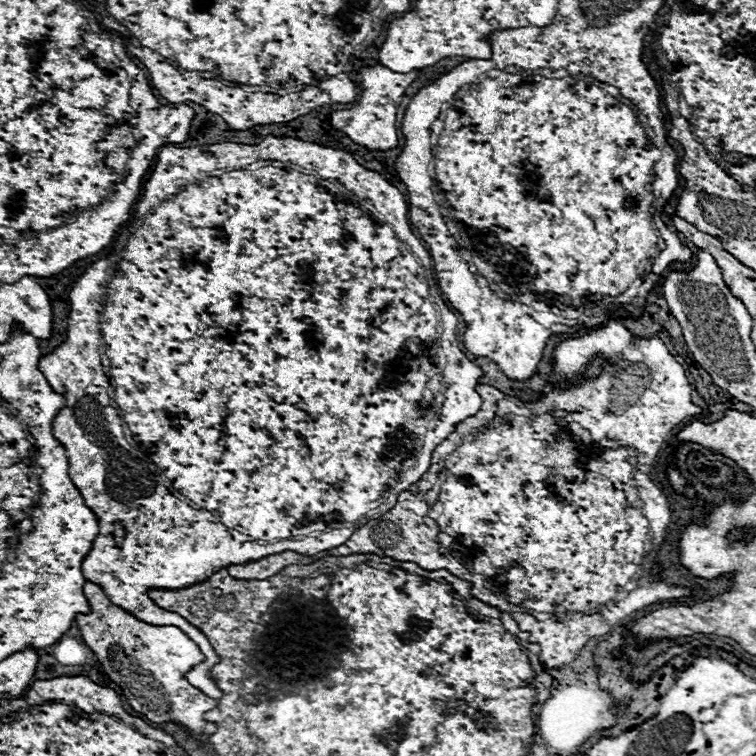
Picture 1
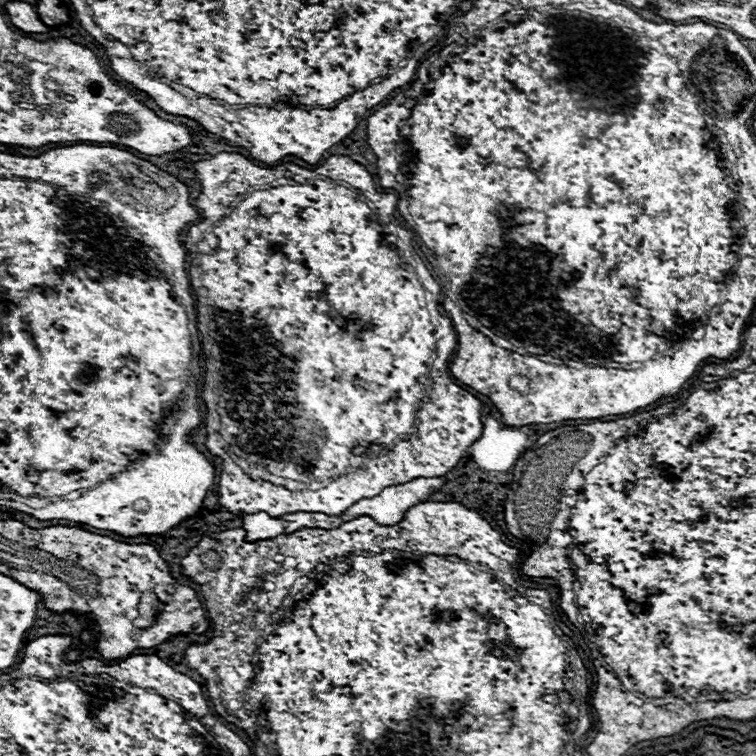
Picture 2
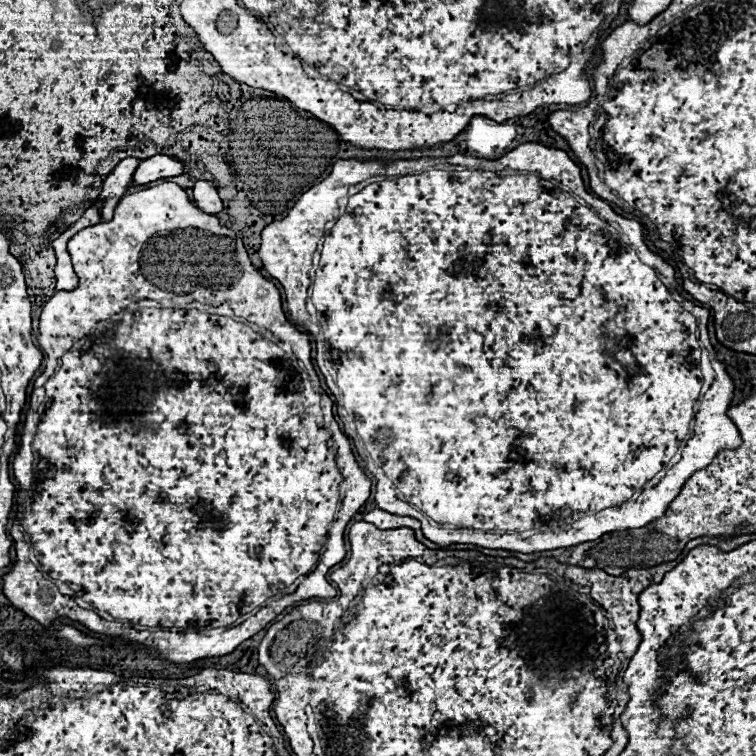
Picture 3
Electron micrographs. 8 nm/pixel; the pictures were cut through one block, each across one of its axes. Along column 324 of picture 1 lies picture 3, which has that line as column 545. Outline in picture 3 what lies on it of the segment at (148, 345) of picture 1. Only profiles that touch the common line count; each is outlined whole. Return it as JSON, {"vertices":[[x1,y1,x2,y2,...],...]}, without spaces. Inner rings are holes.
{"vertices":[[526,142,526,144,520,144,520,146,518,146,518,148,514,148,514,150,510,150,510,152,508,152,508,154,504,154,504,156,502,156,502,158,498,158,498,160,484,160,484,158,472,158,472,156,462,156,462,154,456,154,456,156,436,156,436,158,434,158,434,156,422,156,422,158,416,158,416,160,394,160,394,162,382,162,382,160,368,160,368,162,360,162,360,160,338,160,338,162,336,162,336,164,334,164,334,168,332,168,332,172,330,172,330,176,328,176,328,178,326,178,326,180,322,180,322,182,320,182,320,184,316,184,316,186,312,186,312,188,310,188,310,190,308,190,308,192,304,192,304,194,302,194,302,196,300,196,300,200,298,200,298,202,296,202,296,204,294,204,294,208,292,208,292,210,290,210,290,212,288,212,288,216,286,216,286,218,284,218,284,220,274,220,274,222,272,222,272,224,268,224,268,226,266,226,266,228,264,228,264,230,262,230,262,234,260,234,260,236,262,236,262,242,260,242,260,250,258,250,258,254,260,254,260,258,262,258,262,262,264,262,264,268,266,268,266,270,268,270,268,274,270,274,270,276,272,276,272,278,276,278,276,280,278,280,278,282,280,282,280,284,282,284,282,288,284,288,284,294,286,294,286,304,287,304,287,307,288,307,288,311,289,311,289,314,290,314,290,315,289,315,289,319,290,319,290,321,291,321,291,322,293,322,293,324,294,324,294,325,296,325,296,326,298,326,298,327,301,327,301,328,303,328,303,329,305,329,305,330,306,330,306,331,307,331,307,332,308,332,308,333,309,333,309,334,310,334,310,335,311,335,311,336,314,336,314,337,315,337,315,336,316,336,316,335,317,335,317,334,318,334,318,333,319,333,319,332,322,332,322,342,320,342,320,340,318,340,318,350,320,350,320,348,324,348,324,358,326,358,326,360,328,360,328,362,330,362,330,364,332,364,332,368,334,368,334,370,336,370,336,378,334,378,334,377,333,377,333,375,332,375,332,373,331,373,331,372,330,372,330,371,329,371,329,369,328,369,328,368,327,368,327,367,326,367,326,366,325,366,325,365,323,365,323,366,319,366,319,365,318,365,318,367,319,367,319,371,320,371,320,372,321,372,321,373,322,373,322,374,323,374,323,376,324,376,324,378,325,378,325,381,326,381,326,384,327,384,327,386,328,386,328,387,329,387,329,389,330,389,330,391,331,391,331,392,332,392,332,394,333,394,333,395,337,395,337,394,338,394,338,390,340,390,340,394,342,394,342,408,344,408,344,410,346,410,346,412,348,412,348,418,352,418,352,420,354,420,354,422,358,422,358,436,360,436,360,440,362,440,362,442,364,442,364,448,366,448,366,450,368,450,368,454,370,454,370,458,374,458,374,460,378,460,378,458,380,458,380,460,382,460,382,462,384,462,384,464,382,464,382,468,384,468,384,472,386,472,386,476,388,476,388,478,386,478,386,476,382,476,382,474,384,474,384,472,382,472,382,470,378,470,378,468,372,468,372,474,376,474,376,480,378,480,378,484,376,484,376,504,378,504,378,508,382,508,382,510,386,510,386,512,390,512,390,514,395,514,395,515,400,515,400,516,412,516,412,517,414,517,414,518,418,518,418,520,420,520,420,522,422,522,422,533,423,533,423,535,424,535,424,536,426,536,426,538,428,538,428,540,432,540,432,542,436,542,436,544,440,544,440,546,448,546,448,544,476,544,476,546,484,546,484,548,500,548,500,550,514,550,514,552,522,552,522,554,530,554,530,552,544,552,544,550,556,550,556,548,570,548,570,546,574,546,574,544,582,544,582,542,588,542,588,540,596,540,596,538,600,538,600,536,602,536,602,534,606,534,606,532,610,532,610,530,612,530,612,532,614,532,614,530,628,530,628,528,642,528,642,526,646,526,646,524,648,524,648,522,652,522,652,520,656,520,656,518,660,518,660,516,662,516,662,514,664,514,664,512,666,512,666,508,668,508,668,504,670,504,670,502,672,502,672,500,674,500,674,498,676,498,676,496,678,496,678,492,680,492,680,490,682,490,682,486,684,486,684,482,686,482,686,480,688,480,688,478,690,478,690,476,692,476,692,474,694,474,694,472,696,472,696,470,700,470,700,468,706,468,706,466,708,466,708,464,710,464,710,462,712,462,712,458,714,458,714,456,716,456,716,454,718,454,718,452,720,452,720,450,724,450,724,448,738,448,738,446,740,446,740,434,738,434,738,428,736,428,736,426,734,426,734,422,732,422,732,420,730,420,730,418,728,418,728,416,726,416,726,410,728,410,728,408,730,408,730,400,732,400,732,390,734,390,734,384,732,384,732,378,730,378,730,376,728,376,728,374,726,374,726,370,724,370,724,364,722,364,722,362,718,362,718,360,717,360,717,359,716,359,716,357,715,357,715,350,714,350,714,347,713,347,713,346,712,346,712,344,711,344,711,343,710,343,710,339,709,339,709,335,708,335,708,330,707,330,707,324,708,324,708,320,709,320,709,317,710,317,710,310,709,310,709,309,707,309,707,310,706,310,706,309,705,309,705,308,703,308,703,307,700,307,700,306,696,306,696,305,695,305,695,304,692,304,692,301,689,301,689,300,684,300,684,298,683,298,683,297,682,297,682,296,681,296,681,295,680,295,680,294,679,294,679,293,678,293,678,292,674,292,674,293,672,293,672,295,671,295,671,296,672,296,672,298,673,298,673,299,674,299,674,300,672,300,672,298,670,298,670,292,668,292,668,290,666,290,666,286,667,286,667,287,676,287,676,286,680,286,680,284,679,284,679,283,680,283,680,282,679,282,679,280,678,280,678,279,677,279,677,277,676,277,676,276,675,276,675,270,674,270,674,268,673,268,673,267,672,267,672,266,670,266,670,265,669,265,669,264,666,264,666,262,664,262,664,260,662,260,662,258,660,258,660,256,656,256,656,254,654,254,654,252,650,252,650,250,648,250,648,248,646,248,646,244,644,244,644,230,642,230,642,224,638,224,638,222,636,222,636,220,626,220,626,218,622,218,622,216,618,216,618,214,617,214,617,213,615,213,615,212,614,212,614,211,613,211,613,209,612,209,612,208,611,208,611,206,610,206,610,205,609,205,609,204,608,204,608,203,607,203,607,202,605,202,605,201,604,201,604,200,598,200,598,198,594,198,594,196,592,196,592,194,590,194,590,192,586,192,586,188,584,188,584,182,582,182,582,176,580,176,580,168,578,168,578,166,576,166,576,164,574,164,574,162,572,162,572,160,570,160,570,156,568,156,568,154,566,154,566,152,564,152,564,150,556,150,556,148,546,148,546,146,540,146,540,144,534,144,534,142],[438,164,440,164,440,166,444,166,444,164,456,164,456,166,464,166,464,168,472,168,472,170,460,170,460,172,458,172,458,170,426,170,426,168,434,168,434,167,435,167,435,166,438,166],[506,168,508,168,508,170,520,170,520,172,536,172,536,174,540,174,540,176,536,176,536,174,514,174,514,176,498,176,498,174,494,174,494,172,498,172,498,170,506,170],[412,170,414,170,414,172,422,172,422,170,426,170,426,172,422,172,422,174,418,174,418,176,406,176,406,174,410,174,410,172,412,172],[482,170,492,170,492,172,482,172],[372,176,402,176,402,178,396,178,396,180,384,180,384,182,378,182,378,184,370,184,370,186,366,186,366,188,364,188,364,190,360,190,360,192,358,192,358,194,354,194,354,196,352,196,352,198,350,198,350,200,348,200,348,206,346,206,346,214,344,214,344,216,340,216,340,218,338,218,338,200,340,200,340,198,344,198,344,196,346,196,346,192,348,192,348,188,350,188,350,186,356,186,356,184,360,184,360,182,364,182,364,180,368,180,368,178,372,178],[542,178,544,178,544,180,552,180,552,178,554,178,554,180,558,180,558,182,562,182,562,184,564,184,564,186,566,186,566,188,568,188,568,190,570,190,570,192,572,192,572,194,570,194,570,192,562,192,562,190,560,190,560,188,546,188,546,186,542,186,542,184,544,184,544,180,542,180],[574,196,576,196,576,198,582,198,582,200,584,200,584,202,586,202,586,204,588,204,588,206,590,206,590,208,592,208,592,207,593,207,593,208,592,208,592,210,590,210,590,208,588,208,588,206,584,206,584,204,582,204,582,202,580,202,580,200,576,200,576,198,574,198],[598,215,599,215,599,216,600,216,600,217,599,217,599,216,598,216],[336,218,338,218,338,222,336,222,336,224,334,224,334,228,332,228,332,230,328,230,328,232,326,232,326,230,324,230,324,224,326,224,326,222,328,222,328,220,336,220],[601,218,602,218,602,219,601,219],[440,220,442,220,442,222,440,222],[603,220,606,220,606,222,616,222,616,224,618,224,618,226,620,226,620,232,622,232,622,234,624,234,624,236,626,236,626,238,628,238,628,242,630,242,630,244,626,244,626,240,624,240,624,238,622,238,622,234,620,234,620,236,616,236,616,234,608,234,608,232,604,232,604,234,600,234,600,233,602,233,602,227,604,227,604,226,606,226,606,225,607,225,607,223,606,223,606,222,605,222,605,221,603,221],[482,224,484,224,484,226,486,226,486,230,482,230],[290,228,292,228,292,240,290,240],[426,228,428,228,428,230,426,230],[430,228,432,228,432,230,430,230],[434,230,436,230,436,232,434,232],[324,232,326,232,326,236,324,236,324,240,326,240,326,242,324,242,324,250,322,250,322,258,320,258,320,264,318,264,318,270,316,270,316,280,314,280,314,282,312,282,312,281,311,281,311,278,310,278,310,268,312,268,312,256,314,256,314,252,316,252,316,248,318,248,318,242,320,242,320,236,322,236,322,234,324,234],[348,238,350,238,350,240,348,240],[458,240,460,240,460,242,458,242],[630,246,634,246,634,250,636,250,636,252,634,252,634,250,632,250,632,248,630,248],[636,254,638,254,638,256,640,256,640,258,638,258,638,256,636,256],[640,260,642,260,642,262,644,262,644,264,642,264,642,262,640,262],[646,264,648,264,648,266,646,266],[278,266,280,266,280,268,278,268],[650,267,651,267,651,268,653,268,653,269,654,269,654,270,656,270,656,272,654,272,654,270,650,270],[656,273,657,273,657,275,658,275,658,278,659,278,659,279,660,279,660,280,658,280,658,278,656,278],[660,281,661,281,661,282,660,282],[311,283,312,283,312,296,310,296,310,302,312,302,312,304,314,304,314,308,316,308,316,318,318,318,318,320,316,320,316,324,318,324,318,325,316,325,316,324,313,324,313,323,311,323,311,322,310,322,310,320,309,320,309,314,308,314,308,312,307,312,307,310,306,310,306,303,307,303,307,298,306,298,306,294,308,294,308,290,309,290,309,288,310,288,310,286,311,286],[662,283,663,283,663,284,662,284],[664,285,665,285,665,286,664,286],[290,290,292,290,292,292,290,292],[484,292,486,292,486,294,484,294],[676,301,677,301,677,302,676,302],[678,303,680,303,680,304,681,304,681,306,680,306,680,304,678,304],[682,307,683,307,683,308,684,308,684,309,685,309,685,310,682,310],[686,311,688,311,688,312,686,312],[690,313,691,313,691,314,690,314],[692,314,693,314,693,315,694,315,694,316,695,316,695,317,696,317,696,318,694,318,694,316,692,316],[696,319,697,319,697,322,698,322,698,330,699,330,699,341,700,341,700,342,701,342,701,343,702,343,702,344,703,344,703,345,704,345,704,347,705,347,705,348,706,348,706,349,707,349,707,350,708,350,708,352,709,352,709,354,708,354,708,353,707,353,707,352,704,352,704,354,705,354,705,356,703,356,703,357,702,357,702,360,701,360,701,361,700,361,700,346,698,346,698,340,696,340],[703,325,704,325,704,326,703,326],[638,354,642,354,642,358,638,358],[709,355,710,355,710,360,711,360,711,361,710,361,710,360,709,360],[642,362,646,362,646,366,642,366],[698,364,700,364,700,368,698,368],[711,364,712,364,712,365,711,365],[713,368,714,368,714,370,713,370],[700,370,701,370,701,372,702,372,702,374,700,374],[715,372,716,372,716,376,715,376],[702,375,703,375,703,380,704,380,704,381,703,381,703,387,702,387],[713,380,714,380,714,382,713,382],[335,382,336,382,336,383,335,383],[336,384,338,384,338,387,337,387,337,385,336,385],[711,384,712,384,712,386,711,386],[709,387,710,387,710,388,709,388],[700,388,702,388,702,391,701,391,701,395,702,395,702,398,700,398,700,406,698,406,698,414,696,414,696,418,694,418,694,434,692,434,692,438,690,438,690,442,686,442,686,448,684,448,684,452,682,452,682,460,680,460,680,462,678,462,678,464,674,464,674,466,672,466,672,468,670,468,670,467,671,467,671,466,668,466,668,460,670,460,670,458,672,458,672,456,674,456,674,454,676,454,676,450,678,450,678,446,680,446,680,444,682,444,682,442,684,442,684,440,686,440,686,434,688,434,688,424,690,424,690,420,692,420,692,416,694,416,694,404,696,404,696,400,698,400,698,396,700,396],[705,392,706,392,706,394,705,394],[564,402,566,402,566,404,564,404],[560,424,562,424,562,426,560,426],[548,444,552,444,552,446,548,446],[664,466,668,466,668,467,666,467,666,468,665,468,665,469,663,469,663,470,662,470,662,468,664,468],[669,468,670,468,670,470,668,470,668,469,669,469],[572,470,574,470,574,472,572,472],[660,470,662,470,662,471,660,471],[667,471,668,471,668,474,666,474,666,473,667,473],[658,472,659,472,659,473,658,473],[654,474,656,474,656,475,655,475,655,476,654,476],[665,475,666,475,666,476,665,476],[663,477,664,477,664,478,663,478],[652,478,653,478,653,479,652,479],[661,479,662,479,662,480,661,480],[390,480,392,480,392,482,394,482,394,486,396,486,396,488,398,488,398,490,400,490,400,492,402,492,402,494,404,494,404,496,406,496,406,501,404,501,404,500,402,500,402,499,400,499,400,498,398,498,398,492,394,492,394,486,390,486],[648,480,650,480,650,481,648,481],[651,481,660,481,660,482,658,482,658,484,656,484,656,486,655,486,655,485,653,485,653,484,652,484,652,483,651,483],[646,482,647,482,647,483,646,483],[644,484,645,484,645,485,644,485],[642,486,643,486,643,490,642,490,642,492,640,492,640,493,639,493,639,494,638,494,638,495,636,495,636,494,637,494,637,491,636,491,636,490,640,490,640,488,642,488],[653,486,654,486,654,487,653,487],[651,487,652,487,652,488,651,488],[634,492,635,492,635,493,634,493],[632,494,633,494,633,496,632,496],[630,496,632,496,632,497,631,497,631,498,630,498],[476,498,478,498,478,500,476,500],[628,498,630,498,630,499,629,499,629,500,628,500],[624,500,627,500,627,501,626,501,626,502,624,502],[408,502,410,502,410,504,409,504,409,503,408,503],[622,502,624,502,624,504,622,504],[411,504,414,504,414,506,416,506,416,508,420,508,420,510,422,510,422,512,424,512,424,514,423,514,423,513,422,513,422,512,420,512,420,511,419,511,419,510,417,510,417,509,416,509,416,508,415,508,415,507,413,507,413,506,412,506,412,505,411,505],[466,504,468,504,468,506,466,506],[620,504,621,504,621,505,620,505],[462,506,464,506,464,508,462,508],[484,506,486,506,486,508,484,508],[610,506,614,506,614,508,610,508],[604,508,610,508,610,510,604,510],[600,510,602,510,602,511,600,511],[596,512,597,512,597,513,596,513],[425,514,426,514,426,515,425,515],[473,514,474,514,474,515,473,515],[576,514,580,514,580,516,586,516,586,518,582,518,582,526,578,526,578,528,574,528,574,530,566,530,566,532,564,532,564,530,556,530,556,532,550,532,550,531,549,531,549,532,540,532,540,533,538,533,538,534,534,534,534,536,530,536,530,538,520,538,520,536,512,536,512,534,504,534,504,536,500,536,500,534,490,534,490,533,487,533,487,532,484,532,484,531,481,531,481,530,504,530,504,532,524,532,524,530,532,530,532,528,536,528,536,530,548,530,548,528,556,528,556,526,564,526,564,524,572,524,572,522,574,522,574,520,576,520,576,518,580,518,580,516,576,516],[588,514,594,514,594,515,590,515,590,516,588,516],[427,516,430,516,430,518,432,518,432,520,434,520,434,522,440,522,440,524,450,524,450,526,454,526,454,528,478,528,478,530,446,530,446,528,442,528,442,526,434,526,434,524,430,524,430,522,429,522,429,521,428,521,428,518,427,518],[590,517,594,517,594,518,590,518]]}

